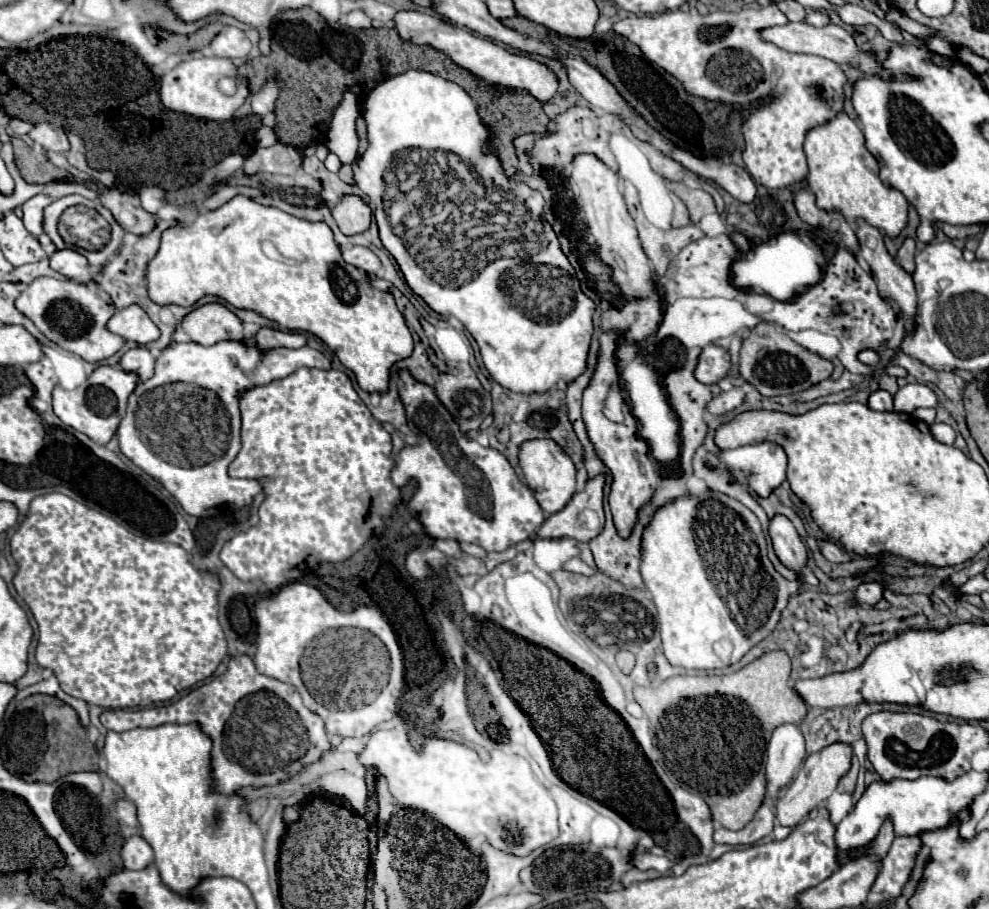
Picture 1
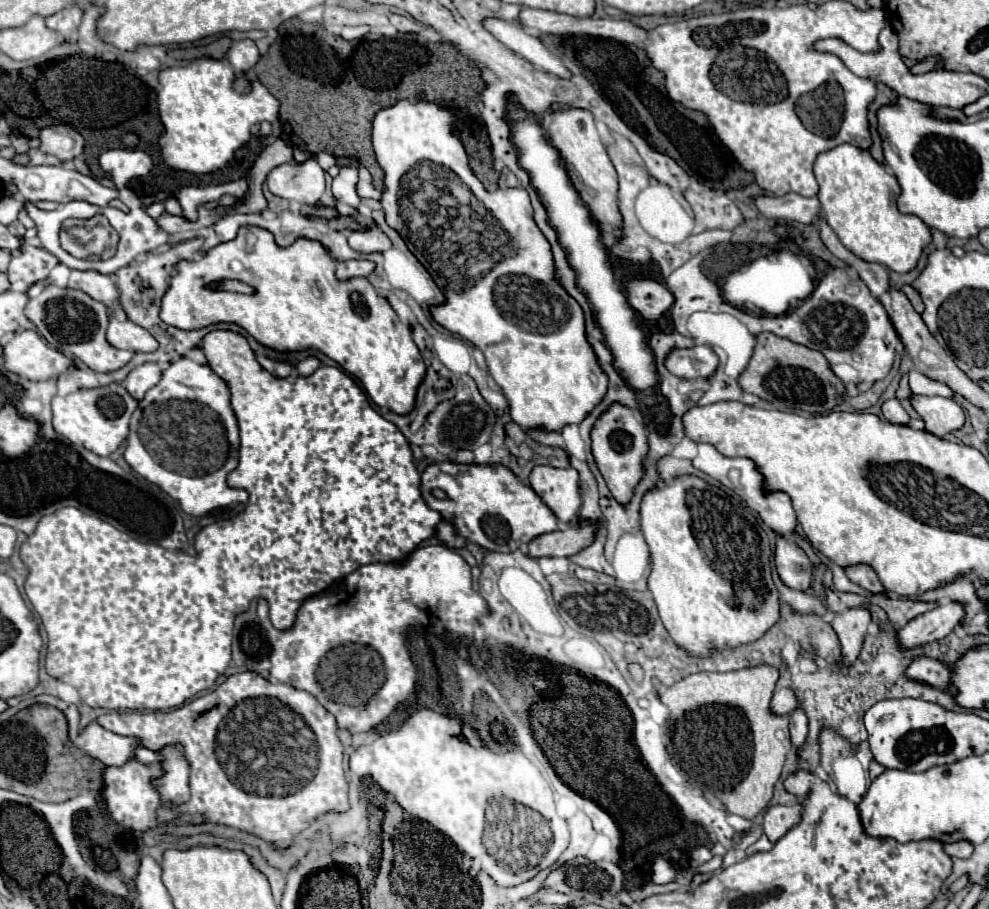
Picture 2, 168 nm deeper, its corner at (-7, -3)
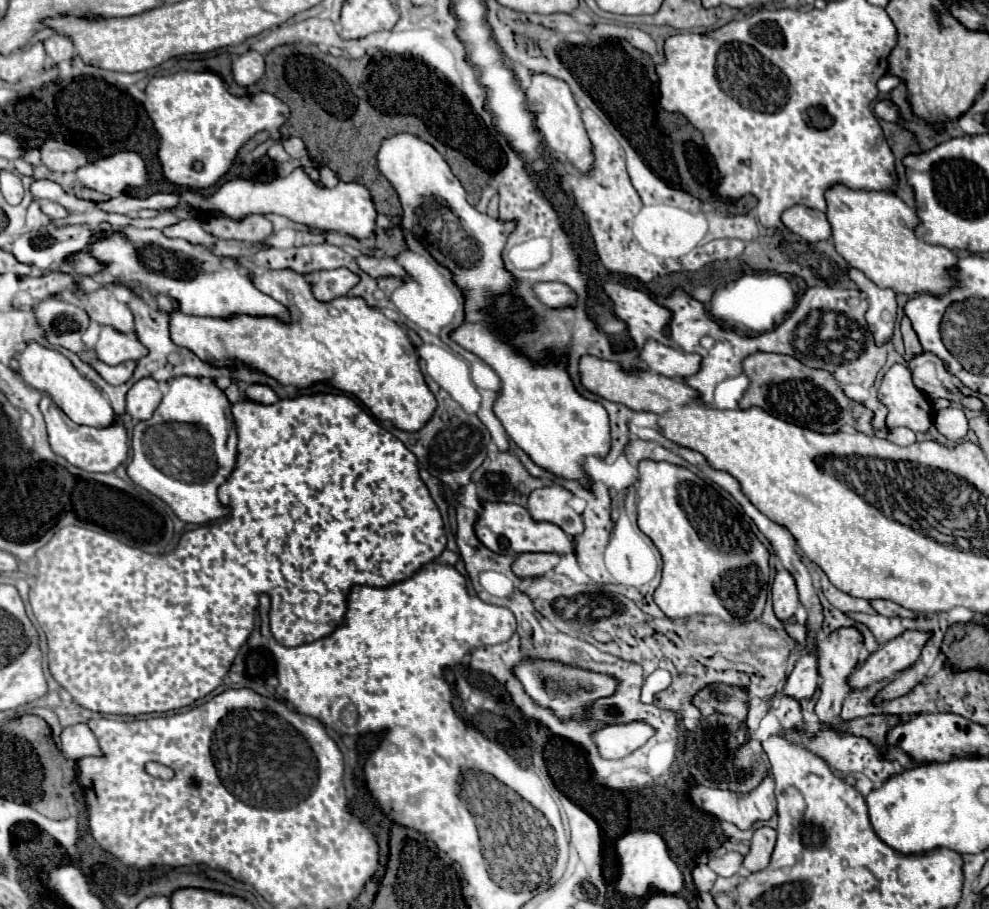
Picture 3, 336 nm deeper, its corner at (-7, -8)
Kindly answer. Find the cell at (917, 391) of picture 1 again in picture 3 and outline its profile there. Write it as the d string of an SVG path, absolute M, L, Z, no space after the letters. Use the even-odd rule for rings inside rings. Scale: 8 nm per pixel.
M954 407L938 409L936 417L934 417L934 425L950 441L960 441L968 433L966 415L960 409L954 409Z

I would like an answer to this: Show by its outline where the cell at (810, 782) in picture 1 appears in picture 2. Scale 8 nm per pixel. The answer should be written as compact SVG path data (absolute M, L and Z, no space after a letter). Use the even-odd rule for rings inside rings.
M794 802L792 806L770 806L764 814L764 832L766 836L776 842L780 840L792 826L800 822L802 816L802 802Z

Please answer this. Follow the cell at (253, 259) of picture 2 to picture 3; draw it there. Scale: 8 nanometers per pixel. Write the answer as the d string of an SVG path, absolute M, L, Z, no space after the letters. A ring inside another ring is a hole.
M266 271L264 275L250 275L254 285L270 295L272 299L280 301L290 309L292 323L284 325L272 317L248 317L238 315L230 321L224 319L208 319L208 317L190 317L180 313L176 307L170 315L170 335L178 347L192 351L200 361L210 363L214 367L234 367L234 365L248 365L272 379L276 379L282 387L286 385L300 385L302 389L312 387L314 379L328 379L328 385L354 395L378 421L392 421L394 427L414 433L422 429L436 411L436 399L430 393L424 375L418 367L416 349L406 335L406 331L390 321L380 311L368 307L360 297L338 297L330 303L320 303L314 299L310 291L310 283L304 275L294 271Z

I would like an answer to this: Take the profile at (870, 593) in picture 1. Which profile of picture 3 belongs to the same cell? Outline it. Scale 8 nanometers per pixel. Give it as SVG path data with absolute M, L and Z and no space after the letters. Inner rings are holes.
M838 629L834 631L828 639L818 641L818 663L820 663L820 677L822 677L822 695L816 701L816 715L824 725L838 725L840 719L840 709L842 709L842 701L844 697L850 693L850 687L846 683L848 675L858 667L858 659L860 659L860 651L862 651L862 635L856 629Z

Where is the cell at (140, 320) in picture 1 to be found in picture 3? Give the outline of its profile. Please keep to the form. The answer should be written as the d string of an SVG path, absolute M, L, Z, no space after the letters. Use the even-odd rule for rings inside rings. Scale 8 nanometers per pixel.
M102 327L100 339L96 343L96 357L108 365L118 365L126 361L138 361L148 353L148 349L138 341L134 333L118 333L112 327Z

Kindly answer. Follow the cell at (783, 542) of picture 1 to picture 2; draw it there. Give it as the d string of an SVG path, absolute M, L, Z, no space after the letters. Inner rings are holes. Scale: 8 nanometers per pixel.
M778 536L774 562L776 562L776 570L780 578L784 580L784 584L800 592L810 588L814 566L808 560L806 552L794 542L794 538Z

